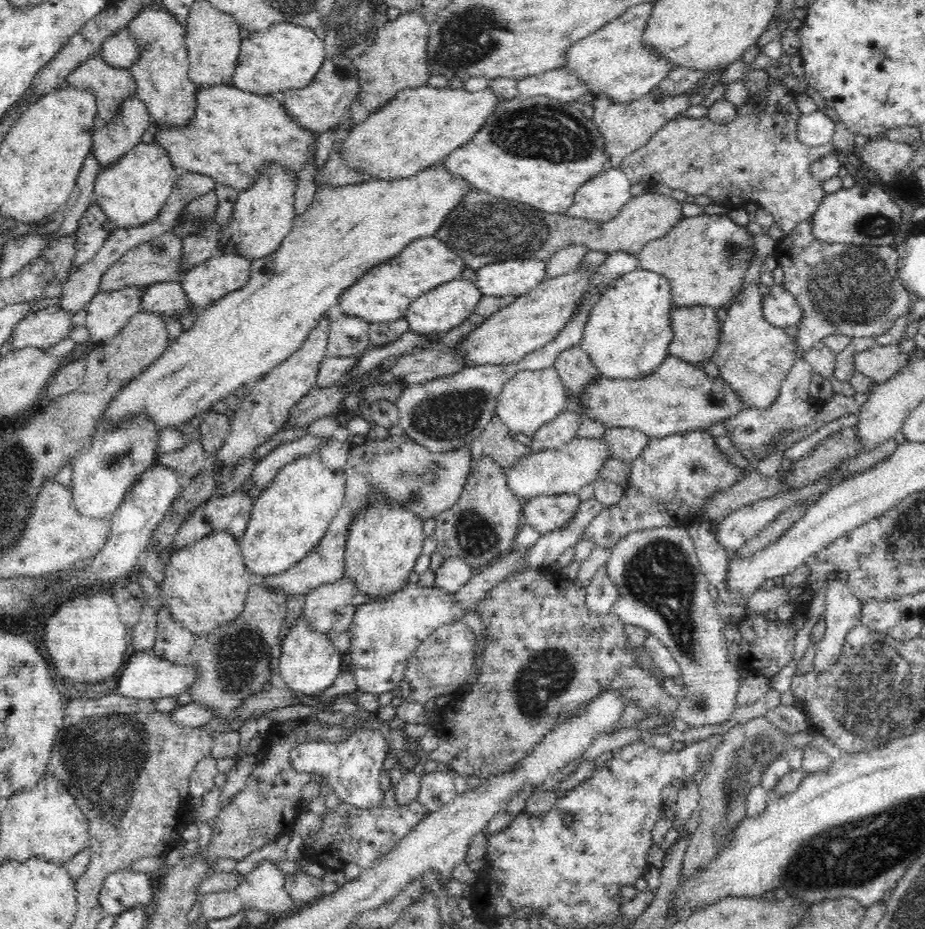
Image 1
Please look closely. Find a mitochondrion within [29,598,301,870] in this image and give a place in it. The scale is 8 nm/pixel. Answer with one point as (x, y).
(102, 757)

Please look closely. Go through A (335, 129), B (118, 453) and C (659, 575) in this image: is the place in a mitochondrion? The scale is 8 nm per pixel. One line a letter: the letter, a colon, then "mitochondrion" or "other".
A: other
B: mitochondrion
C: mitochondrion

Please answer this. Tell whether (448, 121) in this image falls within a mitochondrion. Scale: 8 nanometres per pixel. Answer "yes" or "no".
no

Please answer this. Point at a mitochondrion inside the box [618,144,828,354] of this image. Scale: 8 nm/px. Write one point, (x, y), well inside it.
(733, 249)

